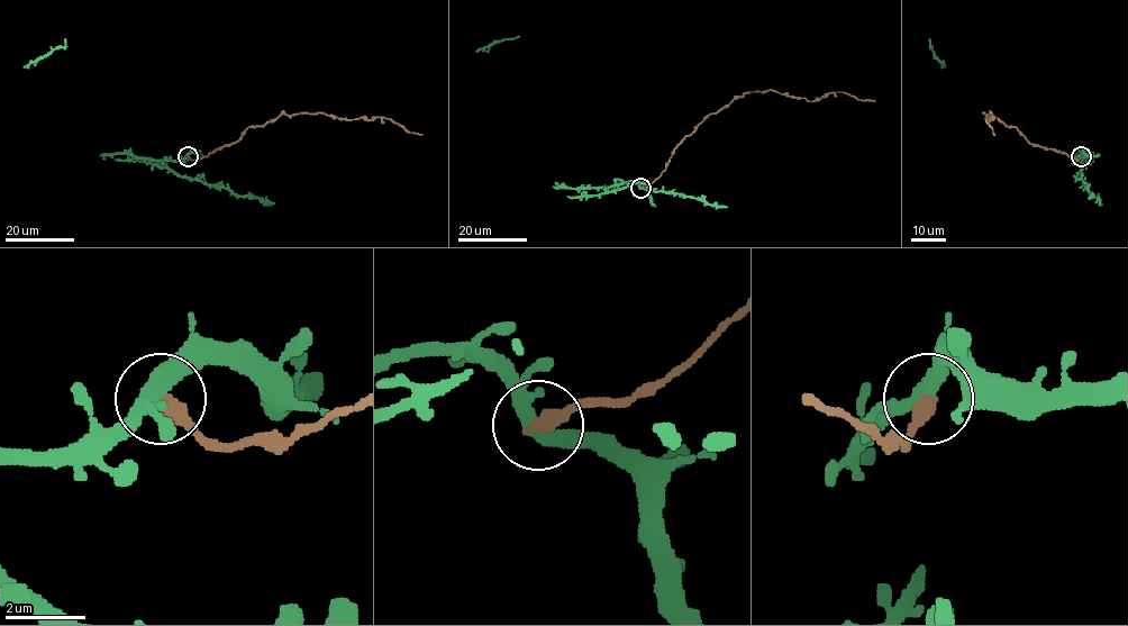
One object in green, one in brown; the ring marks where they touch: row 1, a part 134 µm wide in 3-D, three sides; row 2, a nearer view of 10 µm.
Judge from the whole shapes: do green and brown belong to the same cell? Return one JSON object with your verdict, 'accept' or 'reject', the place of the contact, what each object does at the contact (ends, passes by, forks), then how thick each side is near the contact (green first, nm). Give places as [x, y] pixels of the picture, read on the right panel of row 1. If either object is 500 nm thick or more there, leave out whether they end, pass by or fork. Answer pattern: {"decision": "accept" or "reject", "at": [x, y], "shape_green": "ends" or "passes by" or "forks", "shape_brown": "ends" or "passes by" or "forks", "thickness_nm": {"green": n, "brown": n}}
{"decision": "reject", "at": [1081, 156], "shape_green": "passes by", "shape_brown": "ends", "thickness_nm": {"green": 420, "brown": 420}}

